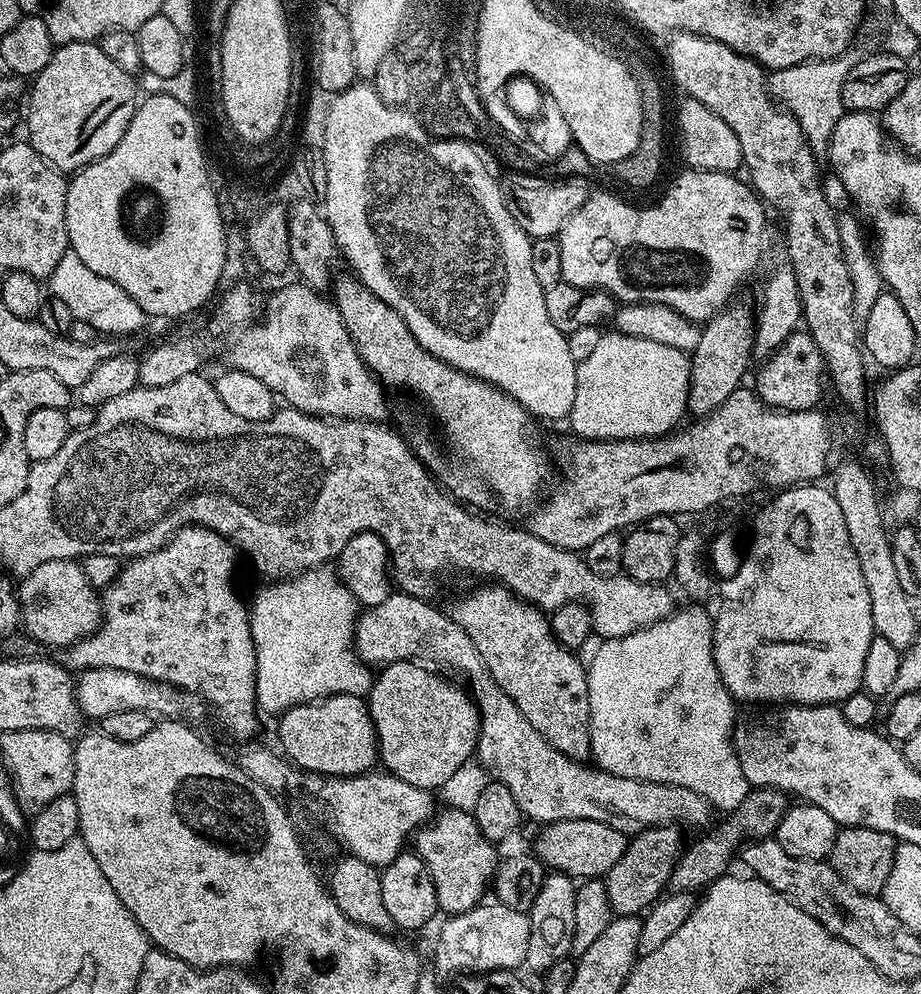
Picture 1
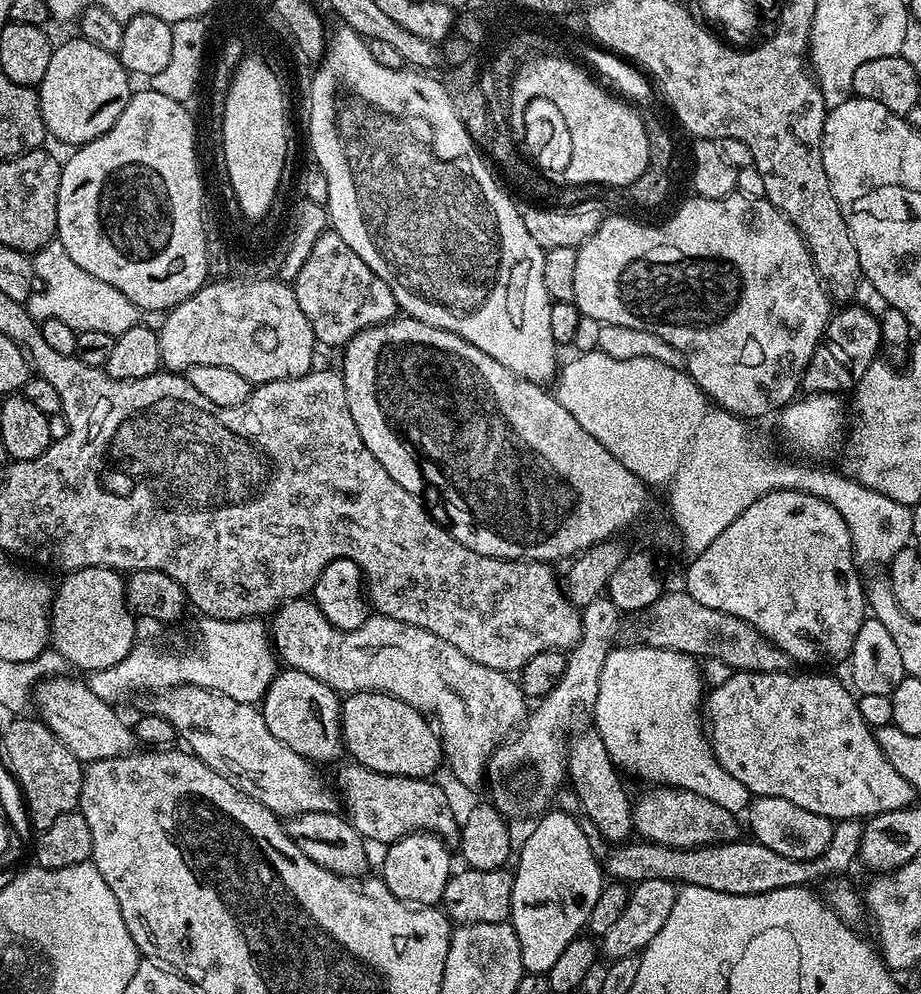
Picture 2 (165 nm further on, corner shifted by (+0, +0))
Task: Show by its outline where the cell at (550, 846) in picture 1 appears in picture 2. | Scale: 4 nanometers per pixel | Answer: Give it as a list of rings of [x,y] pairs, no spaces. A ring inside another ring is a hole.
[[[842,820],[832,829],[832,841],[818,858],[795,860],[782,858],[770,846],[755,842],[747,844],[744,838],[737,838],[719,844],[697,846],[695,848],[671,848],[647,842],[621,842],[611,849],[608,857],[603,857],[602,867],[616,882],[627,882],[635,886],[643,880],[662,878],[679,882],[681,885],[693,884],[706,890],[718,890],[722,894],[735,896],[757,896],[767,892],[796,890],[801,886],[812,886],[815,880],[821,882],[839,877],[853,863],[857,863],[864,837],[864,825],[860,820]]]

